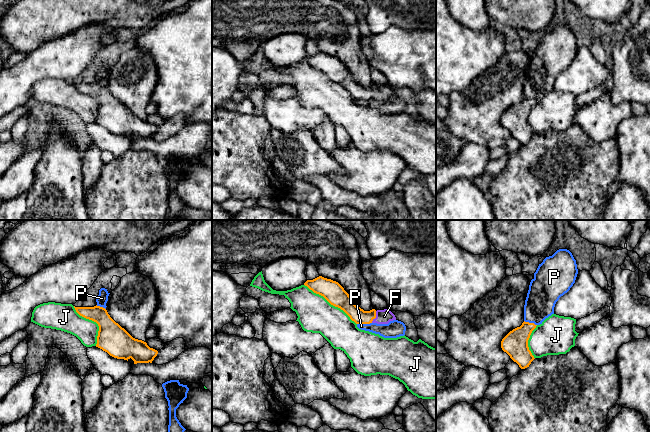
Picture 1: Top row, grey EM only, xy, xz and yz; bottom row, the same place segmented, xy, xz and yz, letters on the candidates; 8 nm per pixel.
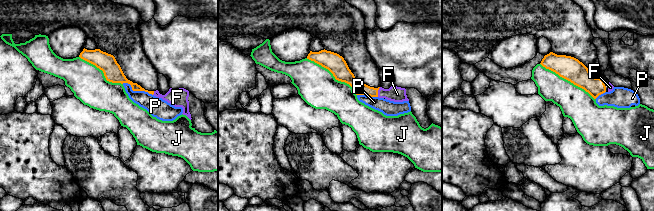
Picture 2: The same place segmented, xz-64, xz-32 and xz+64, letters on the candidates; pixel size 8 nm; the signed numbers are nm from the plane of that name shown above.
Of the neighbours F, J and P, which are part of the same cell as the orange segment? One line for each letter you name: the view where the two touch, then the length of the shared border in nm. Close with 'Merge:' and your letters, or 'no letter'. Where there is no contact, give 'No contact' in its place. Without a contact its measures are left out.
F: Touches orange in xz. Shared border 100 nm
Merge: F

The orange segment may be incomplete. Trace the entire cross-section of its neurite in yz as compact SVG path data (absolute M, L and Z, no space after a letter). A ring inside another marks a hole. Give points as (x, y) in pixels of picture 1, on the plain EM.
M523 98L520 103L510 107L501 117L501 124L521 145L529 143L535 135L528 123L528 116L537 101Z

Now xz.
M319 52L304 59L314 69L323 72L331 81L343 86L356 100L388 100L396 96L388 85L364 87L356 82L349 70L336 57Z

